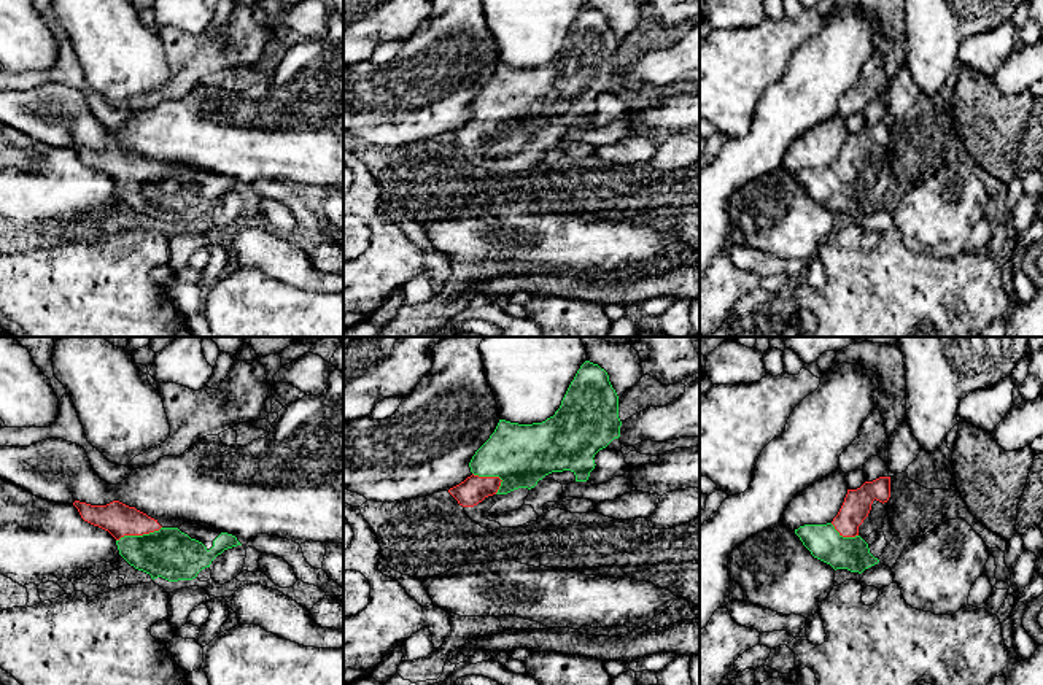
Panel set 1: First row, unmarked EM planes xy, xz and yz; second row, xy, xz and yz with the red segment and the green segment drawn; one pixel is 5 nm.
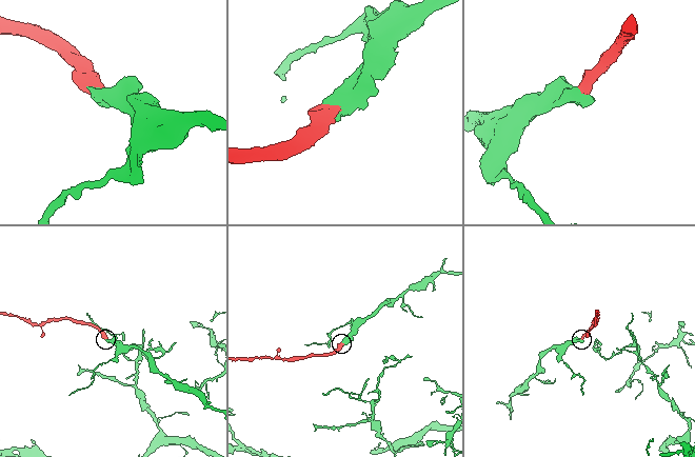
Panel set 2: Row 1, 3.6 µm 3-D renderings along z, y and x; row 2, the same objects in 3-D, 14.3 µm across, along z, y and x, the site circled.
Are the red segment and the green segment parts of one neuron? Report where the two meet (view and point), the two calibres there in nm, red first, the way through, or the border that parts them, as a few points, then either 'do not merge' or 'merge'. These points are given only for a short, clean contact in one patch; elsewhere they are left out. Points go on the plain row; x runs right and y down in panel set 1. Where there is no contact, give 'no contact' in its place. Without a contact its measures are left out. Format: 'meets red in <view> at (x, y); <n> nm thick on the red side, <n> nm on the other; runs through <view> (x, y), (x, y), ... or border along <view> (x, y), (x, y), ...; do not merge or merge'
meets red in xy at (139, 178); 170 nm thick on the red side, 260 nm on the other; runs through xy (120, 164), (139, 178), (155, 194), (169, 197); merge

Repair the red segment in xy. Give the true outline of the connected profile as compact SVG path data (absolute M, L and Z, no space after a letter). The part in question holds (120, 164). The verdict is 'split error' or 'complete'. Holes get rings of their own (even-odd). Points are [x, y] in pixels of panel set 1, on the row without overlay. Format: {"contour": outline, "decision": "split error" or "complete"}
{"contour": "M75 145L73 149L84 165L108 175L119 199L153 224L192 224L224 194L242 189L235 180L221 176L208 194L178 172L162 172L157 164L119 145L107 149Z", "decision": "split error"}

